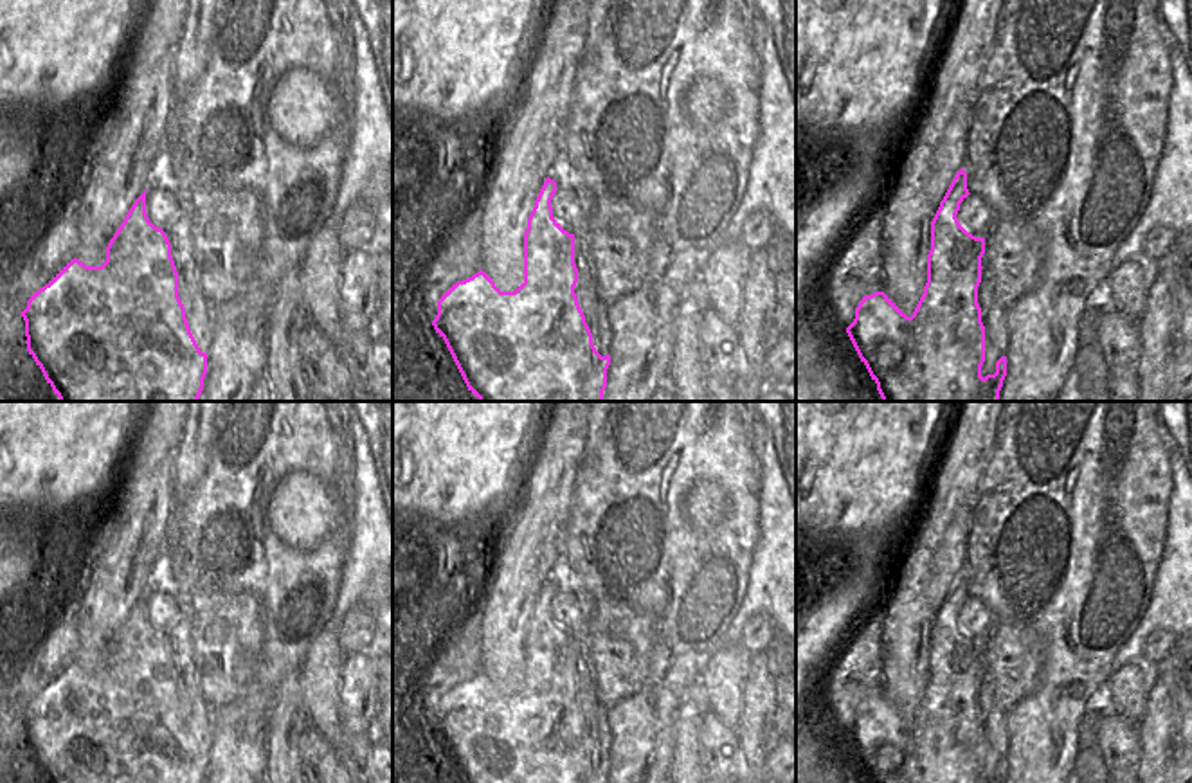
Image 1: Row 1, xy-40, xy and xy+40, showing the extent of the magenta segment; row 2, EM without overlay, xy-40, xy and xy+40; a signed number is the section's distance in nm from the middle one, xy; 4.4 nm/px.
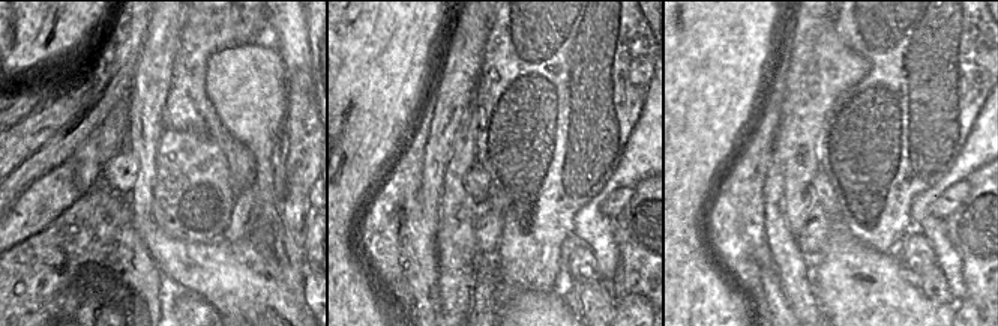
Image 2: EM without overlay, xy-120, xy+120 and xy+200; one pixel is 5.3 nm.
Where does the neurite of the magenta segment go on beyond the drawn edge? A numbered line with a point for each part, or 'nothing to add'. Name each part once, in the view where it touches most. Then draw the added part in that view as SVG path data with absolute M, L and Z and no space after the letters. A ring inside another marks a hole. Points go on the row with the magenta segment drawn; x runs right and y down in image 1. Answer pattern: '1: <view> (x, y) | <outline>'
nothing to add

